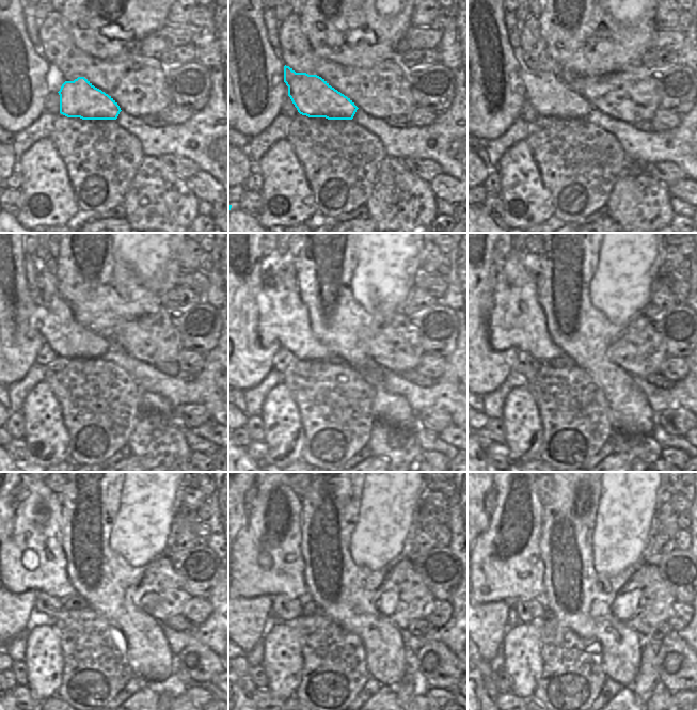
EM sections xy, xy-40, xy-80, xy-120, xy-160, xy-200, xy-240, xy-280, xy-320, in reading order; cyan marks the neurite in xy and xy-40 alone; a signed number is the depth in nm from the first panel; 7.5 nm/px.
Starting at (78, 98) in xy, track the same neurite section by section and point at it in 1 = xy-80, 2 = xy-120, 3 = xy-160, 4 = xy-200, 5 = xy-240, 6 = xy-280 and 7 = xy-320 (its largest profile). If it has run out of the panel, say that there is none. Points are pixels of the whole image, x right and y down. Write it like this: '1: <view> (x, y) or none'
1: xy-80 (549, 95)
2: xy-120 (54, 319)
3: xy-160 (283, 317)
4: xy-200 (517, 319)
5: xy-240 (32, 557)
6: xy-280 (266, 558)
7: xy-320 (505, 564)

